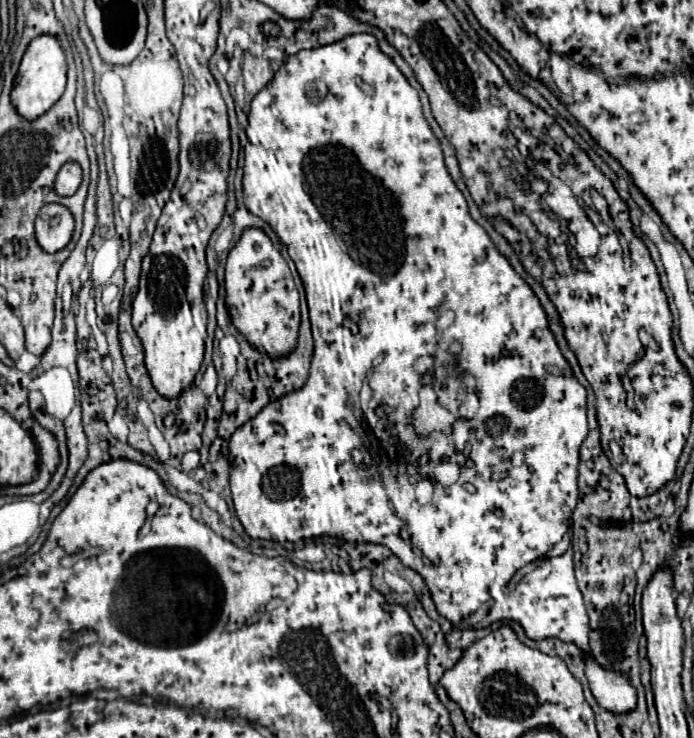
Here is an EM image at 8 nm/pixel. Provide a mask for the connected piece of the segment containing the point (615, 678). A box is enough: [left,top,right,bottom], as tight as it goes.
[586,661,636,713]

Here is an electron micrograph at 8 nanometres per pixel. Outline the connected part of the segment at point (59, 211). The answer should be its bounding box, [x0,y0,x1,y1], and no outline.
[36,203,74,253]

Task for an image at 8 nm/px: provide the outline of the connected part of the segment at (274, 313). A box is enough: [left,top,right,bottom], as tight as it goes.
[226,227,300,359]

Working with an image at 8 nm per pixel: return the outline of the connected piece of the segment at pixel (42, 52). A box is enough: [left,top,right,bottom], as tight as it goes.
[10,35,66,119]

